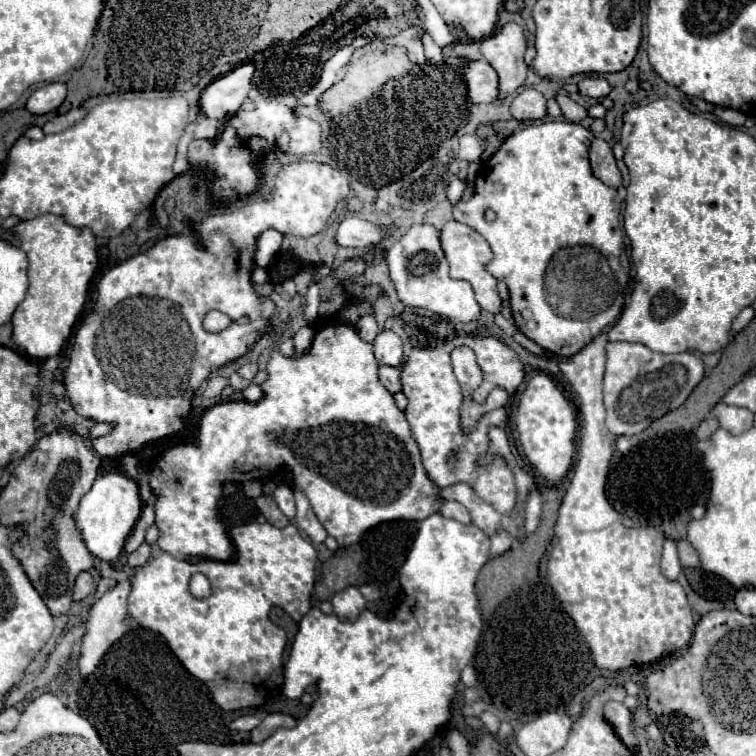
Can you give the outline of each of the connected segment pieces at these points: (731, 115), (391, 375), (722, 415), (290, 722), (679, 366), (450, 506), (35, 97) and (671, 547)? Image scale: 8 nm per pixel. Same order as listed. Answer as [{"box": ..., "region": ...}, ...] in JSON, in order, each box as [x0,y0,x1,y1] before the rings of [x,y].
[{"box":[712,106,746,126],"region":[[[720,106],[714,108],[712,114],[714,114],[716,118],[720,118],[722,122],[730,124],[730,126],[742,126],[744,120],[746,120],[746,116],[744,116],[742,112],[738,112],[738,110],[730,110],[730,108],[720,108]]]},{"box":[380,366,402,394],"region":[[[380,366],[380,382],[382,382],[382,386],[384,386],[390,394],[400,392],[400,390],[402,390],[402,384],[400,384],[400,368]]]},{"box":[714,402,754,434],"region":[[[718,402],[714,406],[714,416],[718,418],[720,426],[730,430],[732,434],[746,432],[754,422],[754,414],[750,410],[744,410],[738,406],[726,406],[724,402]]]},{"box":[252,714,296,742],"region":[[[268,714],[260,726],[256,726],[256,730],[252,730],[252,742],[264,742],[274,730],[278,728],[294,728],[296,720],[288,714]]]},{"box":[604,342,704,436],"region":[[[608,342],[606,346],[606,374],[604,374],[604,408],[606,428],[616,436],[640,434],[656,418],[676,410],[704,378],[704,364],[692,352],[660,354],[644,344]]]},{"box":[440,500,470,524],"region":[[[442,500],[440,514],[446,516],[446,518],[452,518],[452,520],[458,520],[458,522],[462,522],[462,524],[470,524],[470,514],[468,514],[468,510],[466,510],[460,502]]]},{"box":[26,82,66,114],"region":[[[54,82],[48,86],[38,88],[34,94],[30,94],[26,102],[26,110],[32,114],[48,114],[56,110],[66,98],[66,84]]]},{"box":[662,538,682,580],"region":[[[666,538],[664,550],[662,550],[662,574],[668,580],[676,580],[680,572],[682,572],[682,564],[678,560],[678,546],[672,538]]]}]

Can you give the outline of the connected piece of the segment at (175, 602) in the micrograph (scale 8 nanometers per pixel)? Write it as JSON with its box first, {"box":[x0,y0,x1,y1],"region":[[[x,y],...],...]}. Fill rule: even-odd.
{"box":[128,522,316,710],"region":[[[250,522],[244,526],[236,526],[230,530],[236,558],[230,562],[218,560],[202,560],[202,562],[186,562],[176,560],[174,556],[162,552],[152,558],[146,566],[138,568],[130,580],[130,596],[128,596],[128,612],[148,628],[154,628],[172,648],[172,652],[180,658],[184,668],[208,684],[214,702],[222,710],[242,710],[242,708],[258,708],[266,700],[280,694],[282,688],[282,656],[286,648],[286,630],[276,626],[270,620],[272,608],[282,608],[290,618],[300,620],[310,606],[310,592],[316,582],[316,550],[314,546],[302,538],[296,526],[288,524],[286,528],[274,528],[264,522]],[[202,572],[210,584],[212,594],[206,600],[198,600],[188,592],[190,576]]]}

